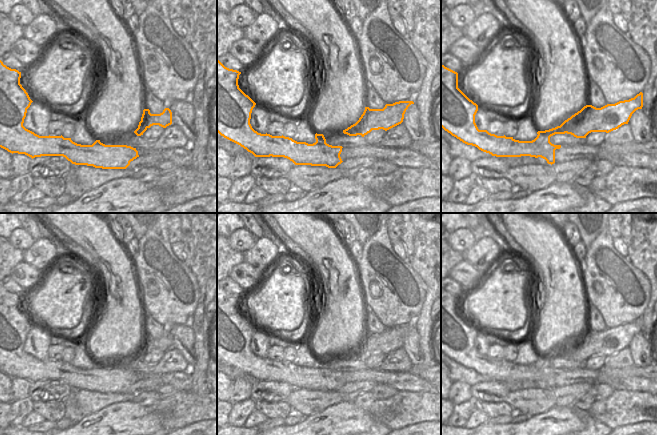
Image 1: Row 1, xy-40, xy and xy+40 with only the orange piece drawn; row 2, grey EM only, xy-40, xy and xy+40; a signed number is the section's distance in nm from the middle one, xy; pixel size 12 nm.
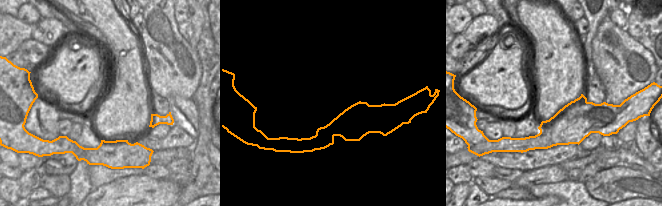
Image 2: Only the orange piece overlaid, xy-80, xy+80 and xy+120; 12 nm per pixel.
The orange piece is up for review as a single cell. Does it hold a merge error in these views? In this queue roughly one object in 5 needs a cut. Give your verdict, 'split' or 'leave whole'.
split

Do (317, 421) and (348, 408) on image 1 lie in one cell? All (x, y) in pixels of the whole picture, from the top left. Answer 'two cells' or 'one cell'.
one cell

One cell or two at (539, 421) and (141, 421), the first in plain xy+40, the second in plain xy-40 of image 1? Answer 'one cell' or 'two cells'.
one cell

